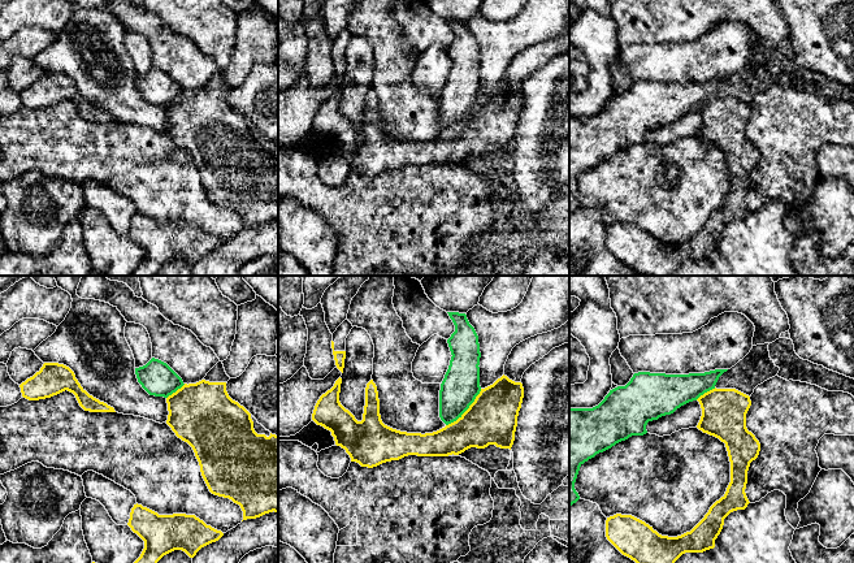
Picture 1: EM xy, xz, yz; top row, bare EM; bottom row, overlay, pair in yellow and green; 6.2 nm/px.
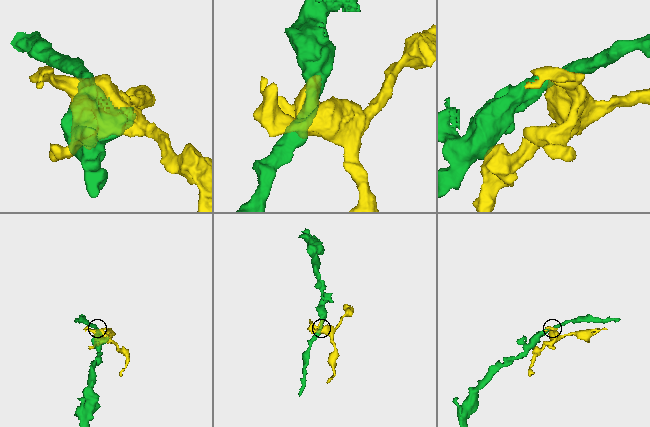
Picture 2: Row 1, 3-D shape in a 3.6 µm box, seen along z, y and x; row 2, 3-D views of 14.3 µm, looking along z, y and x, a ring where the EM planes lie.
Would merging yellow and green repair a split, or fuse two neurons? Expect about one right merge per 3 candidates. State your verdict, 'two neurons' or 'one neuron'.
two neurons

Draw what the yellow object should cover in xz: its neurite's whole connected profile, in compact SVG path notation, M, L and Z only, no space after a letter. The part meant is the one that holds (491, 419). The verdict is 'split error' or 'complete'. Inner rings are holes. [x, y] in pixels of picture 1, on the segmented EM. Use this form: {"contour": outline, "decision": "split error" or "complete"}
{"contour": "M503 374L493 385L481 389L474 402L456 421L446 425L445 428L437 432L421 434L421 433L400 432L382 423L380 415L378 391L373 380L370 380L367 384L363 420L357 421L355 416L348 410L346 410L339 402L341 384L342 384L342 378L339 377L335 381L334 386L320 397L320 399L315 406L312 420L317 425L321 425L331 432L335 445L346 450L346 452L351 458L351 462L356 462L361 467L368 467L368 468L377 467L386 462L399 460L408 455L417 455L417 456L448 456L452 454L459 455L471 447L485 449L489 445L495 445L497 447L511 450L515 441L517 416L524 398L523 384L515 382Z", "decision": "complete"}

